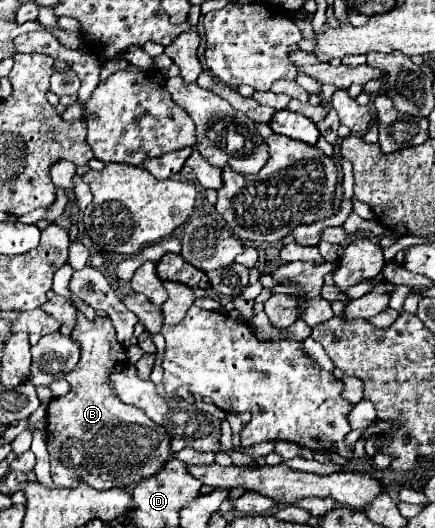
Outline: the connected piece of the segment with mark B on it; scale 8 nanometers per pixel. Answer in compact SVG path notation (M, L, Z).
M77 313L77 327L71 337L81 343L81 359L77 367L65 375L71 391L63 397L51 399L47 409L47 449L51 455L51 477L55 487L77 487L77 483L85 479L89 487L105 491L113 487L131 487L149 475L157 475L171 453L169 435L161 425L143 417L141 409L125 405L113 395L109 377L125 365L127 355L125 347L115 337L111 319L97 317L95 321L87 321L81 313Z

